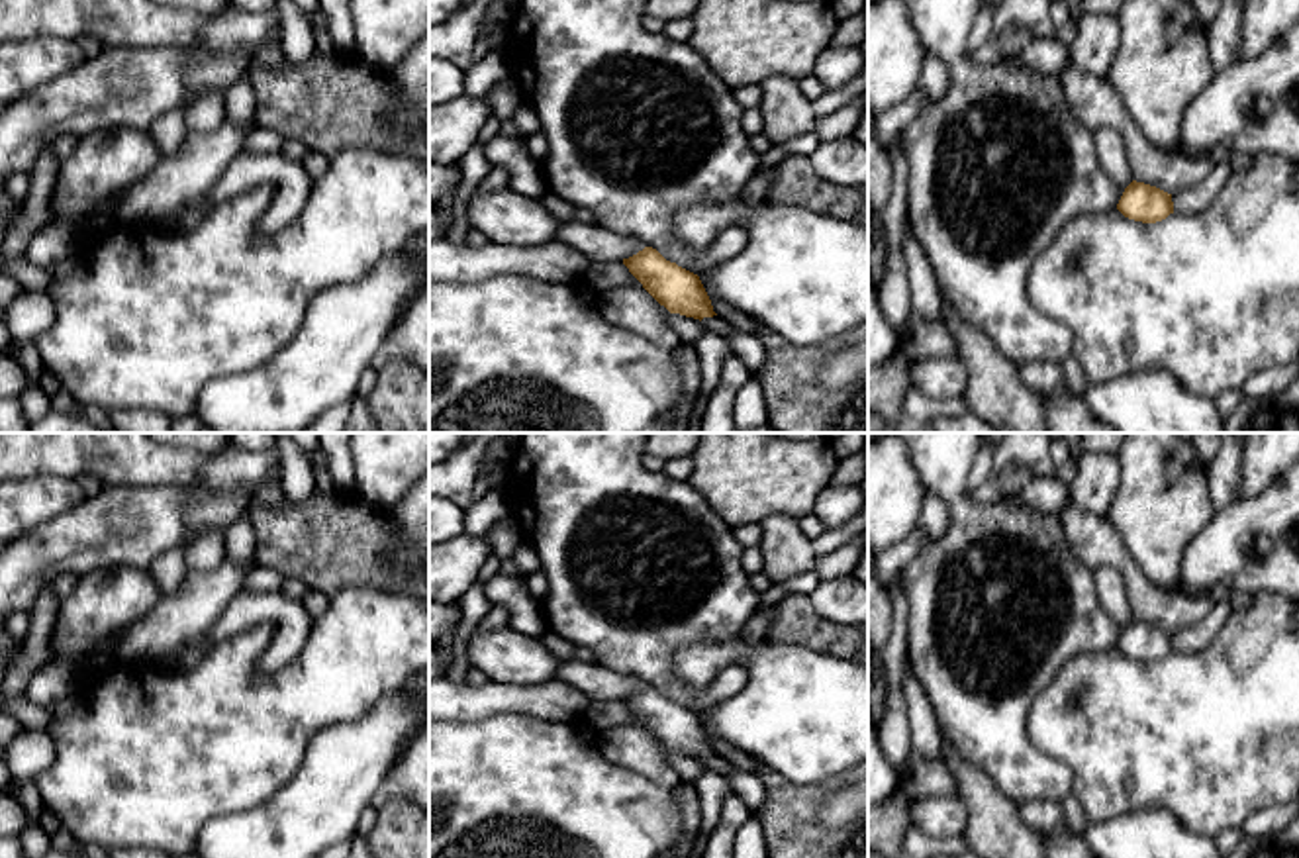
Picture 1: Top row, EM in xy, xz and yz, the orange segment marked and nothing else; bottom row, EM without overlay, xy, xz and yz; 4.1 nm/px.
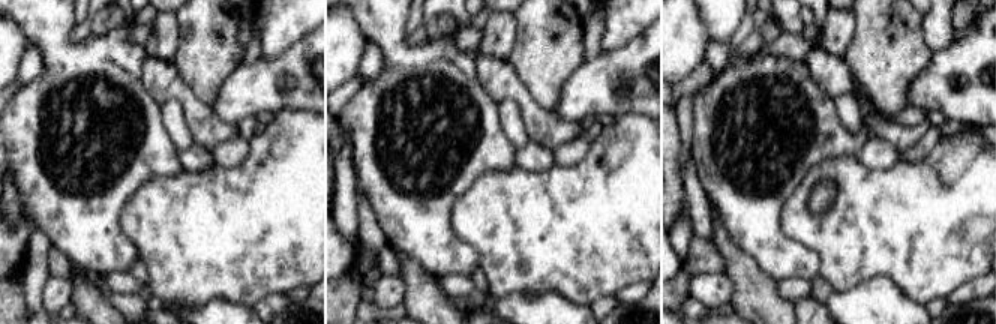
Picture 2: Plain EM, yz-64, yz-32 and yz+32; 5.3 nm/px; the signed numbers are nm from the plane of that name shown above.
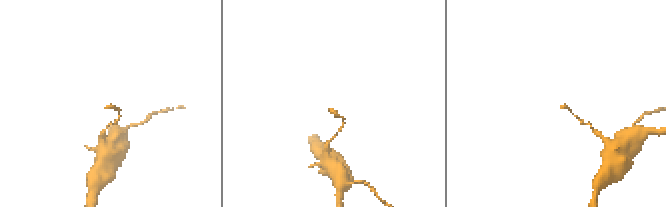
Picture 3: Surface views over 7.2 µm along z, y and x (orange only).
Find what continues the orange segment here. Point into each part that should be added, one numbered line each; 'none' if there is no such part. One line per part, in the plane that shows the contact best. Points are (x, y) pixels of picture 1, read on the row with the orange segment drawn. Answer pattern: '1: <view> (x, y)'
none

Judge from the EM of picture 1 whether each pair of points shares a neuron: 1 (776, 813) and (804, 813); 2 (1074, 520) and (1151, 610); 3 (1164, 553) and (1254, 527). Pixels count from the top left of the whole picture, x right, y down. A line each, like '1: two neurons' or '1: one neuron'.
1: one neuron
2: one neuron
3: two neurons

